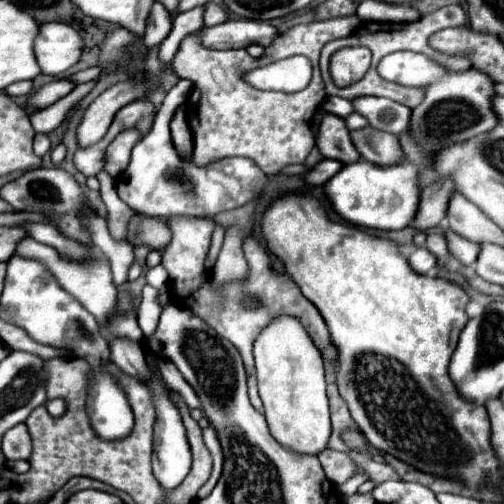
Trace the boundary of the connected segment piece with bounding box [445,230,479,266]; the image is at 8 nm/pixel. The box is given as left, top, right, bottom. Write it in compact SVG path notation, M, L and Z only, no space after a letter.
M451 230L445 232L445 238L447 238L449 252L451 252L451 256L453 256L457 262L461 262L463 266L469 266L469 264L473 264L473 262L477 260L477 256L479 256L479 246L477 246L477 244L453 236Z

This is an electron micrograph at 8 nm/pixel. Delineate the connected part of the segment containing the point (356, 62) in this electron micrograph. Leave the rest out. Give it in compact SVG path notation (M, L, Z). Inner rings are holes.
M341 48L331 56L329 72L339 88L359 82L371 66L369 48Z

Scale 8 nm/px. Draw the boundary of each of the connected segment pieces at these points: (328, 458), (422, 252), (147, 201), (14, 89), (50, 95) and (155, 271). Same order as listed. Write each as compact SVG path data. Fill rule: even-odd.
M325 448L317 454L327 478L335 484L335 486L341 486L345 484L351 476L355 476L357 472L357 464L351 460L349 454L345 452L337 452L337 450L331 450L331 448Z
M417 248L411 256L409 256L409 264L415 272L419 274L427 274L437 266L437 258L427 250L427 248Z
M182 79L167 93L159 114L155 116L153 128L133 148L127 170L117 178L119 198L137 214L157 218L217 216L219 212L239 208L253 200L267 182L267 176L248 158L228 158L198 167L192 157L179 156L171 142L169 120L173 112L187 102L192 90L192 82Z
M15 82L15 84L11 84L9 88L5 88L5 94L9 94L9 96L27 96L29 92L31 92L31 88L33 88L33 82Z
M55 80L51 84L45 84L39 92L35 92L31 98L29 98L29 104L31 106L37 106L37 108L47 108L51 104L55 104L59 98L67 96L71 90L75 88L75 82L73 80Z
M159 264L155 268L149 268L145 276L147 276L147 284L151 284L153 288L159 290L161 304L165 306L169 302L169 274L167 274L167 270Z

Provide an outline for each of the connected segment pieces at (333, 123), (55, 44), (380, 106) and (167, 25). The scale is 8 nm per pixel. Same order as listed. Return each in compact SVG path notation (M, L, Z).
M325 114L317 130L315 146L319 148L323 158L341 160L343 164L351 164L359 158L349 140L349 130L345 126L345 120L335 114Z
M47 22L41 24L41 32L37 36L37 62L43 74L59 76L71 66L75 66L83 52L81 34L63 22Z
M365 96L365 98L353 100L353 106L355 106L355 112L363 114L373 128L393 132L395 136L399 136L409 124L411 110L393 100Z
M155 2L153 10L151 10L151 16L149 16L149 24L147 24L143 44L147 48L159 46L169 36L171 26L173 26L173 16L169 16L169 12L165 12L165 8L159 2Z

